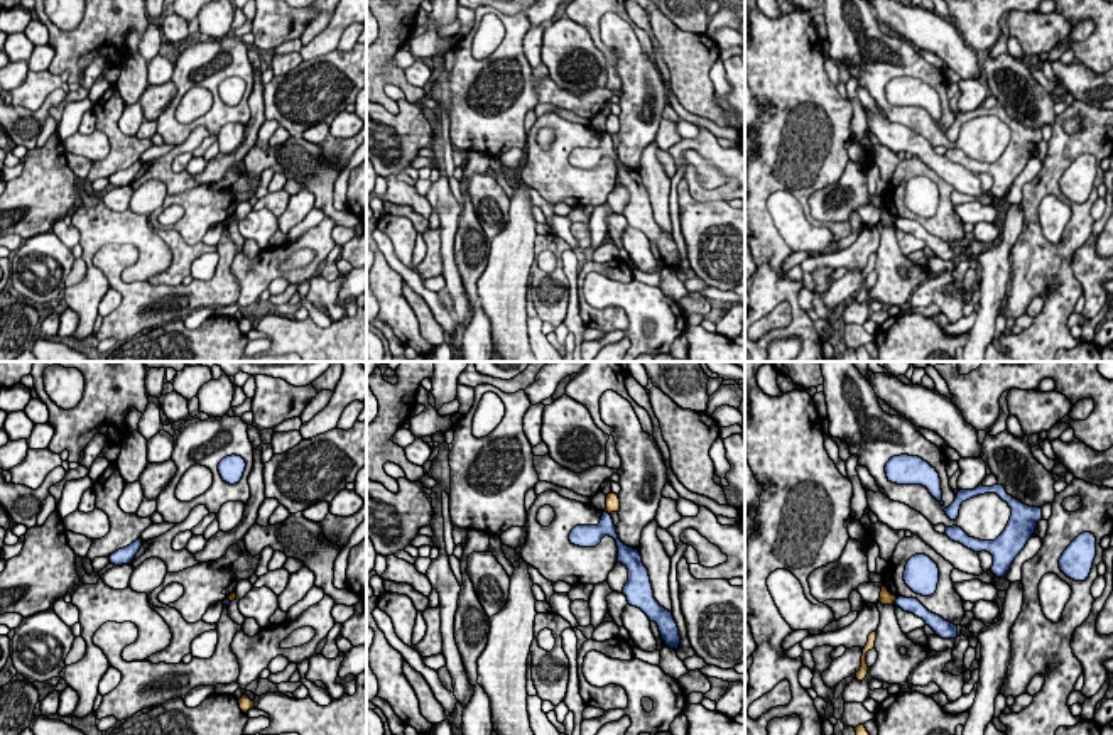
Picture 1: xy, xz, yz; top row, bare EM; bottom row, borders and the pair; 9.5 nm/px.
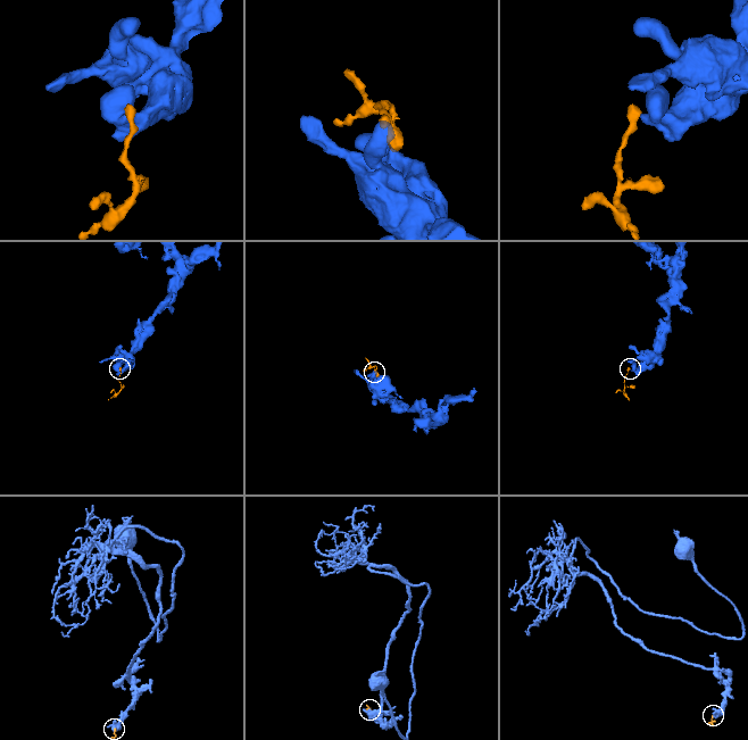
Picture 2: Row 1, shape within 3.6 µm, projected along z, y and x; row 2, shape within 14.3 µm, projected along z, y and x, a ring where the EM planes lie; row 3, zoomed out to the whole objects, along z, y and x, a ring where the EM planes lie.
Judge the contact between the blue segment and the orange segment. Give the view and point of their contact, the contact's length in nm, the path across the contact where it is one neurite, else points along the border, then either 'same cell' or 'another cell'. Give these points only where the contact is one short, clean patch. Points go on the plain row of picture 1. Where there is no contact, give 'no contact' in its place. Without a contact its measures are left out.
xz (607, 134) | 60 nm | along xz (605, 132), (608, 136) | another cell

